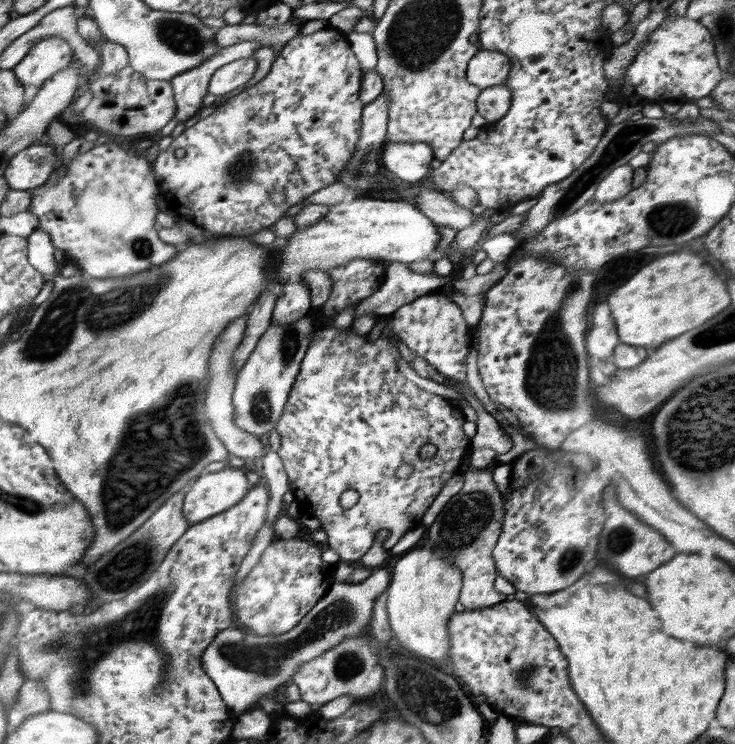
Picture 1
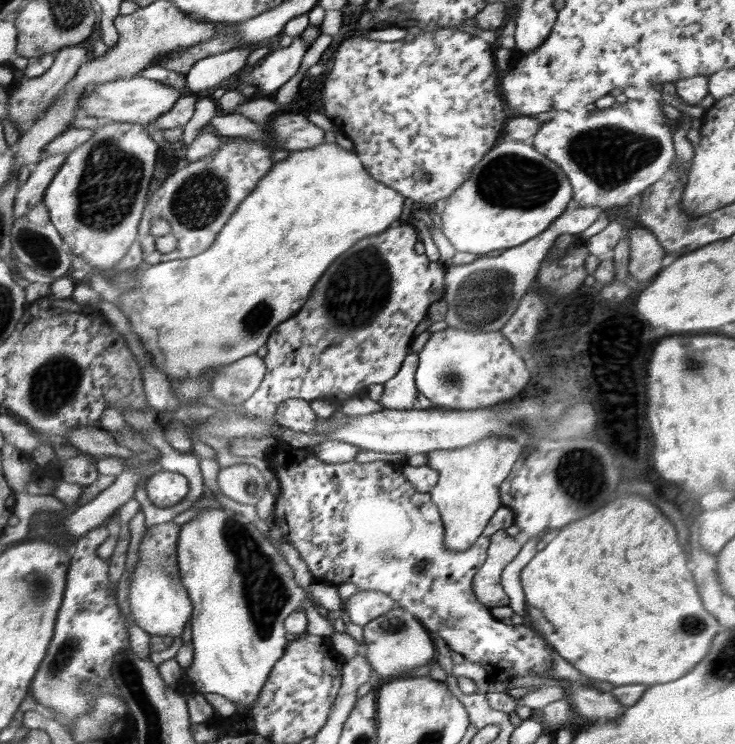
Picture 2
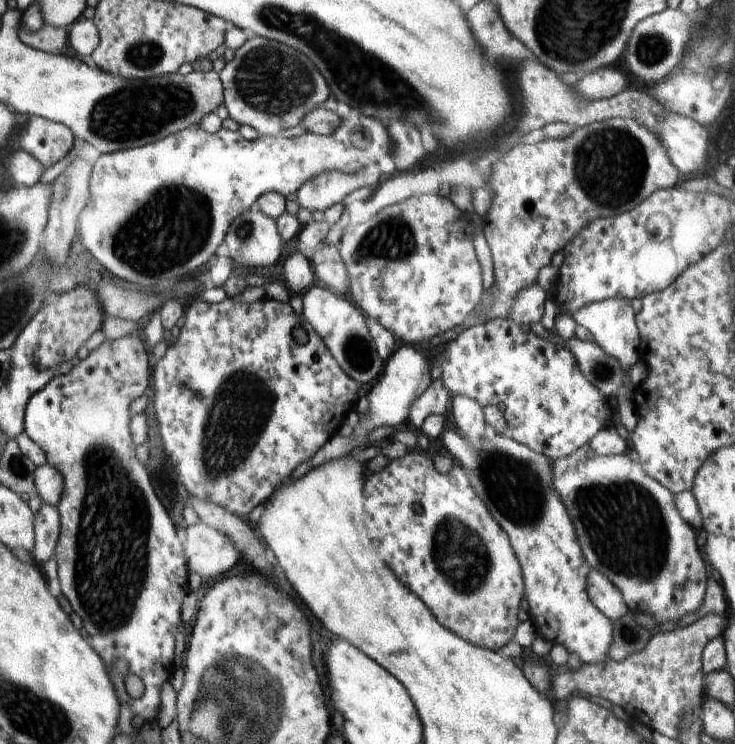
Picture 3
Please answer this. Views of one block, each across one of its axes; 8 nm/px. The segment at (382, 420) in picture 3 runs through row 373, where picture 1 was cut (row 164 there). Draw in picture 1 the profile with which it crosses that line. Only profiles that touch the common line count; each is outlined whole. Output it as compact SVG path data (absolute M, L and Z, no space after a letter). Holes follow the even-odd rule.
M428 142L387 143L381 164L396 177L414 184L424 178L434 159L432 145Z

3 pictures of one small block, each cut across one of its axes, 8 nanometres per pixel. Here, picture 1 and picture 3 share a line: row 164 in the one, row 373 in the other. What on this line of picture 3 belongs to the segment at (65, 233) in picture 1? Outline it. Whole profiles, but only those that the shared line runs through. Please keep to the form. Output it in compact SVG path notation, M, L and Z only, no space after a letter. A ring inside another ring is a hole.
M136 334L132 336L126 336L119 339L104 339L102 344L93 351L90 351L86 358L82 359L77 366L73 366L70 372L65 375L56 374L55 378L51 380L42 390L36 391L27 402L25 413L23 416L23 431L29 435L36 443L42 447L43 451L47 455L47 462L50 466L56 467L63 478L63 491L60 497L60 502L57 504L57 511L59 512L60 530L59 537L55 546L55 557L57 560L57 573L60 576L60 586L62 586L62 594L64 598L70 602L72 610L80 616L82 624L86 624L86 632L90 636L90 646L96 650L96 654L102 658L104 666L108 672L112 672L112 664L116 662L116 658L123 658L128 662L130 667L129 674L136 674L140 680L144 683L144 692L140 698L130 698L124 690L124 680L120 676L116 676L114 672L108 674L114 688L116 688L116 694L120 698L122 704L128 706L128 710L132 712L132 716L138 716L142 718L146 723L152 723L157 720L158 707L161 703L161 690L164 682L169 680L172 669L174 667L174 650L176 648L175 640L176 634L178 634L178 628L183 626L184 623L180 618L181 604L184 600L184 596L189 591L189 581L186 563L183 557L183 548L181 547L181 533L177 532L175 524L172 523L170 516L164 509L162 503L154 493L152 484L150 483L150 477L146 472L146 467L140 462L137 457L137 446L132 440L130 432L131 413L130 404L136 398L151 387L152 384L152 372L153 372L153 358L152 353L148 349L147 343L144 344L144 340ZM76 512L84 512L80 516L80 524L76 526ZM106 590L106 592L104 592ZM104 598L106 598L106 606L104 606Z

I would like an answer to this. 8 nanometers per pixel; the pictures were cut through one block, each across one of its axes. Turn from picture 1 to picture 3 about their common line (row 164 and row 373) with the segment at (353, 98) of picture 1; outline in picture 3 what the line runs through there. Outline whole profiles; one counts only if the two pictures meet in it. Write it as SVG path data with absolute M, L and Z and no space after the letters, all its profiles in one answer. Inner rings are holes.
M228 296L219 303L207 303L203 300L194 302L186 312L186 320L179 337L173 342L172 347L168 346L165 355L153 364L151 388L150 410L156 414L164 452L168 455L170 464L174 466L178 480L189 497L223 506L240 518L246 518L256 506L264 504L271 494L290 478L296 466L312 459L322 445L326 444L332 435L337 434L346 420L346 414L355 409L360 399L358 383L340 368L328 352L324 341L304 317L296 315L289 300L283 298L279 302L266 296L252 303L241 303Z

